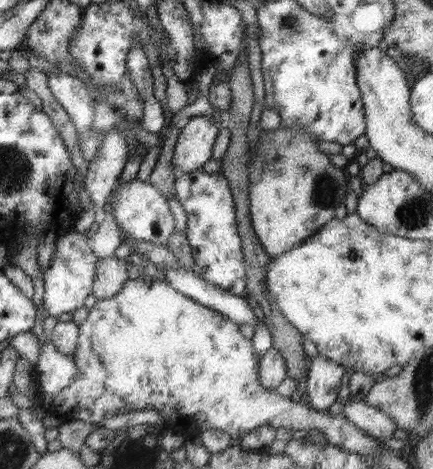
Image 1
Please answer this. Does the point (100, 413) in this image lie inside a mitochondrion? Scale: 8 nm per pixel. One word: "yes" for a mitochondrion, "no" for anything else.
no

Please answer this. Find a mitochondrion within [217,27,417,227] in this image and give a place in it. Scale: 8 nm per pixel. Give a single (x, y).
(327, 187)

